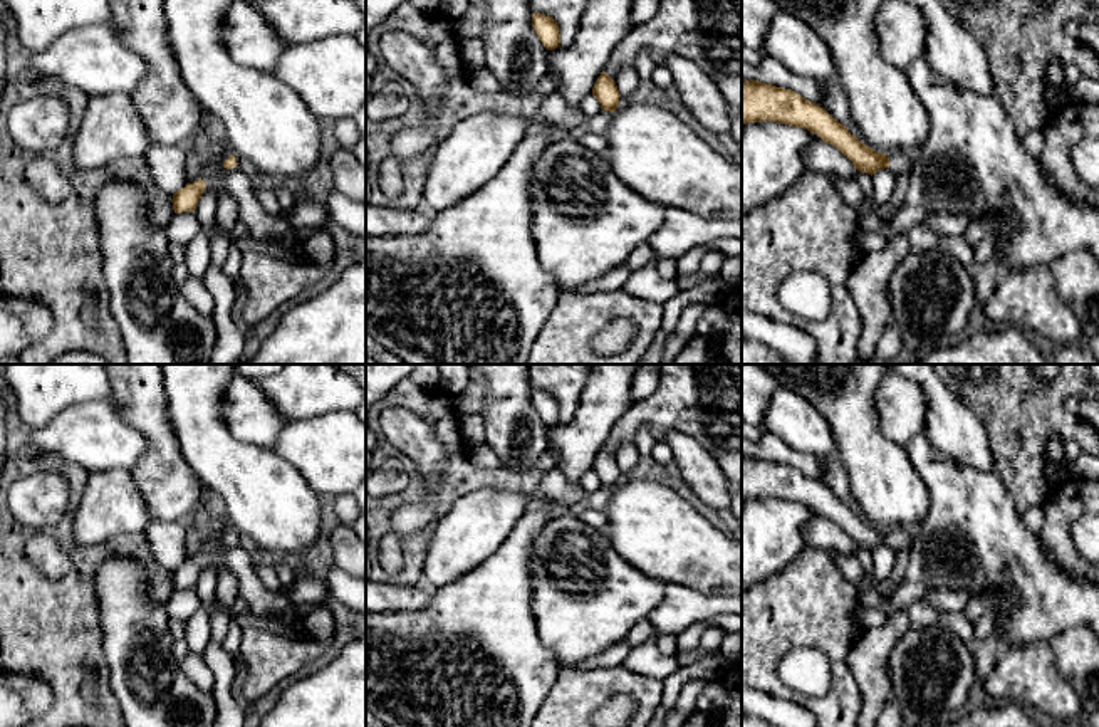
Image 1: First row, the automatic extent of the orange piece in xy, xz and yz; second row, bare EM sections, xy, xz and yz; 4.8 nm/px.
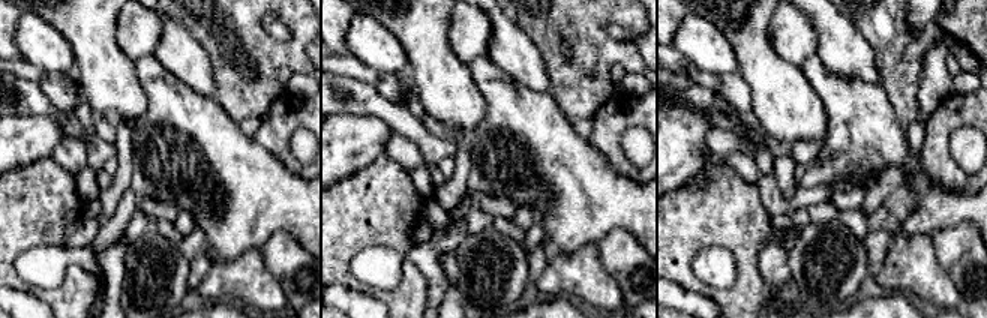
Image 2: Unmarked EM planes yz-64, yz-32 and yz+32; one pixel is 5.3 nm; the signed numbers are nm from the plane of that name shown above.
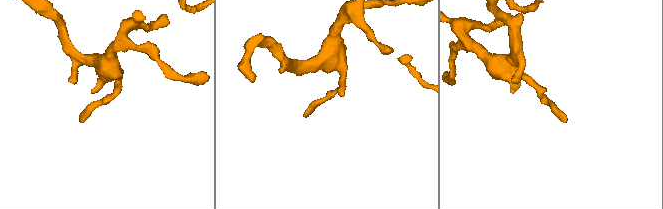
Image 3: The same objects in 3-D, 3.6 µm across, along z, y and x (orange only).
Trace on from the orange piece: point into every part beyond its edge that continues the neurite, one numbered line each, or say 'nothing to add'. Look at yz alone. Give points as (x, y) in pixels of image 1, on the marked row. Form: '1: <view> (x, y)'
1: yz (901, 162)

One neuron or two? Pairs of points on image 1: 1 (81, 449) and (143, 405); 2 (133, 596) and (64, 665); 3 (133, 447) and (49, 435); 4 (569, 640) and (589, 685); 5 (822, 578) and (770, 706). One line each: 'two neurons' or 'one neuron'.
1: two neurons
2: two neurons
3: one neuron
4: two neurons
5: two neurons

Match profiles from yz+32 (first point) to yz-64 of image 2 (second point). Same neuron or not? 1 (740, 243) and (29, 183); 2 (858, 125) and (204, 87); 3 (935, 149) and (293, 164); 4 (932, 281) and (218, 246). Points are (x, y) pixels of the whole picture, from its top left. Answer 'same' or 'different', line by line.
1: same
2: different
3: same
4: different

